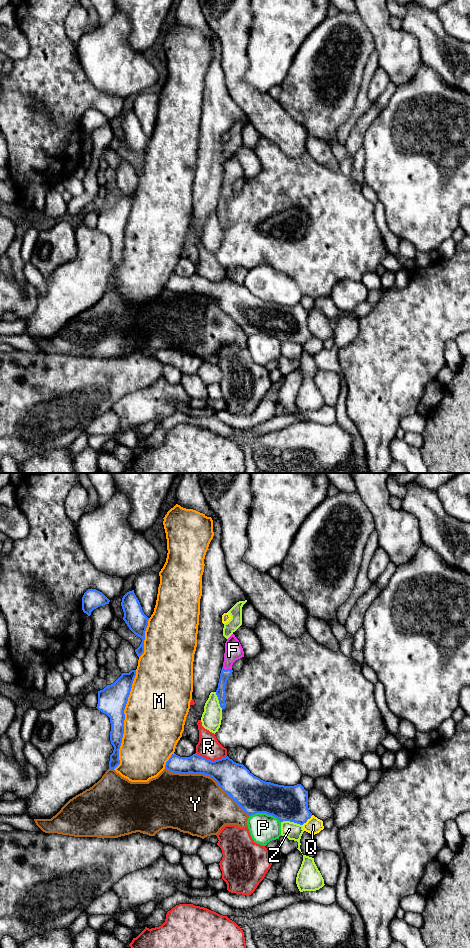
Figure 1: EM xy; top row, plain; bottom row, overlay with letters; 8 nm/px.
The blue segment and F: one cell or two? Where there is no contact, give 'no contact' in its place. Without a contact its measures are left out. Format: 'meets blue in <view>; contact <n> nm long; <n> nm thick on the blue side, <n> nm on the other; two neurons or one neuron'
meets blue in xy; contact 80 nm long; 80 nm thick on the blue side, 140 nm on the other; one neuron

